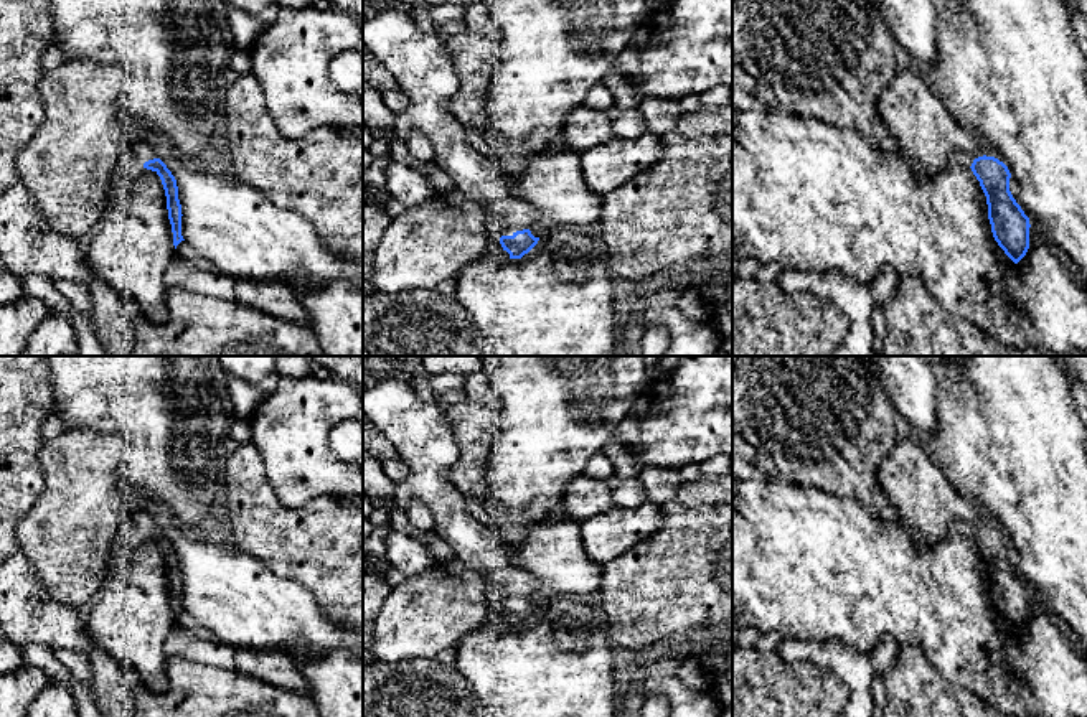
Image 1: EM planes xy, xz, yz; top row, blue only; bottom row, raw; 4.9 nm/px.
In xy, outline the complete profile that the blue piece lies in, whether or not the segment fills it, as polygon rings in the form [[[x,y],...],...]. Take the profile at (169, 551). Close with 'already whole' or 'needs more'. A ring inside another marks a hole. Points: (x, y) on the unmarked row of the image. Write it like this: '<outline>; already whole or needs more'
[[[140,521],[135,526],[137,532],[140,532],[144,537],[155,541],[163,554],[165,565],[167,565],[167,579],[168,579],[168,588],[172,593],[173,602],[173,615],[176,615],[185,610],[181,605],[181,574],[178,569],[178,555],[176,549],[172,544],[172,541],[167,537],[167,534],[157,527],[152,521]]]; needs more

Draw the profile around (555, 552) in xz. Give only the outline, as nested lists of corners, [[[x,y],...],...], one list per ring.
[[[572,519],[539,523],[525,542],[510,549],[518,567],[538,577],[529,600],[543,607],[554,597],[599,592],[604,564],[589,557],[581,537],[581,524]]]

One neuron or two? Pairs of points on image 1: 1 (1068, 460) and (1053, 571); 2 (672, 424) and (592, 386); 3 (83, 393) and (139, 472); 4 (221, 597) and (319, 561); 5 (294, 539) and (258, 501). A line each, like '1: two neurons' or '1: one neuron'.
1: one neuron
2: two neurons
3: one neuron
4: two neurons
5: one neuron

